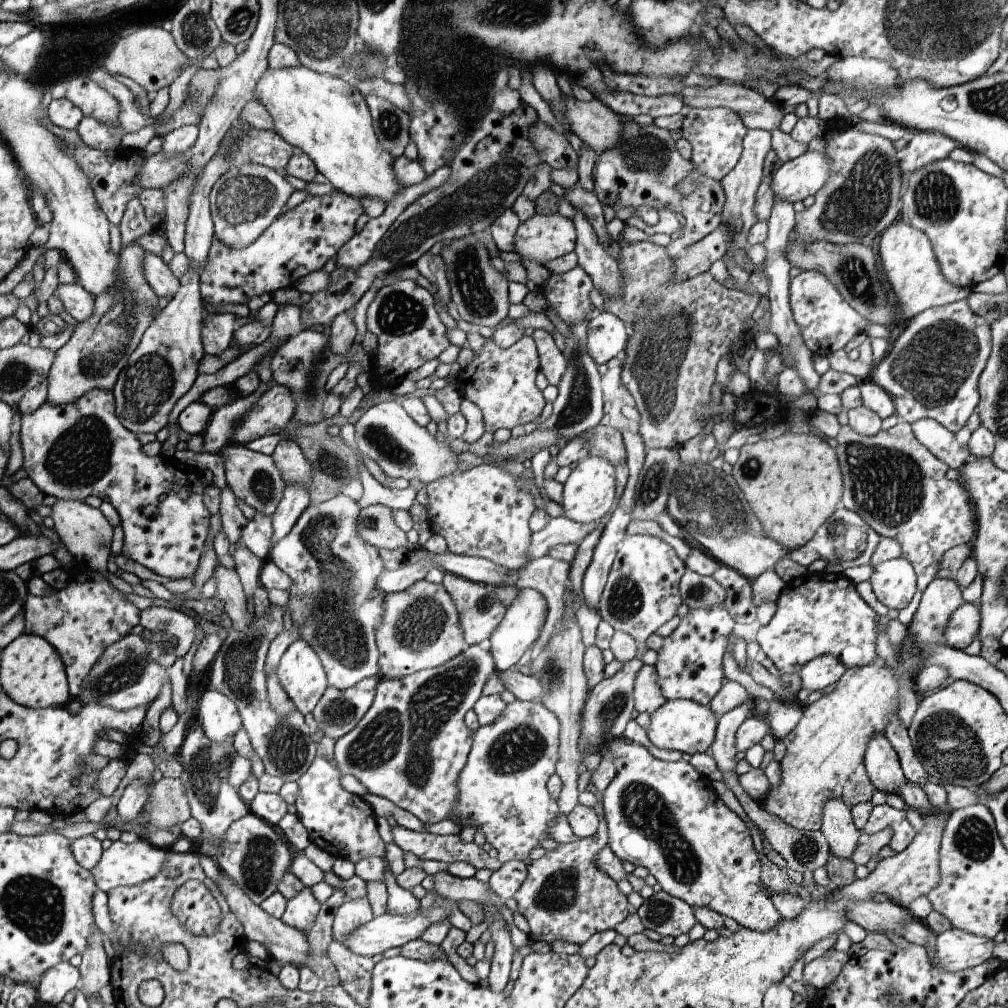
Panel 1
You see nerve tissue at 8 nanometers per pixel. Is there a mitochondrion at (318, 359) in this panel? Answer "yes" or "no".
yes

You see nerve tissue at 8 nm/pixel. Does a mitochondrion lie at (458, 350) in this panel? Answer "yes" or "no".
no

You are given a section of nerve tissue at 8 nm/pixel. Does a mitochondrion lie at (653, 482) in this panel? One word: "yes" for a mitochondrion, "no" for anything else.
yes

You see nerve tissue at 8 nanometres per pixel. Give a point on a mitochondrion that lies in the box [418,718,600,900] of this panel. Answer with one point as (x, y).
(516, 749)

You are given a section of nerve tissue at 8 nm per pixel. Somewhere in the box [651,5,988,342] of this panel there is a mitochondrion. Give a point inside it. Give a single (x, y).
(854, 209)

